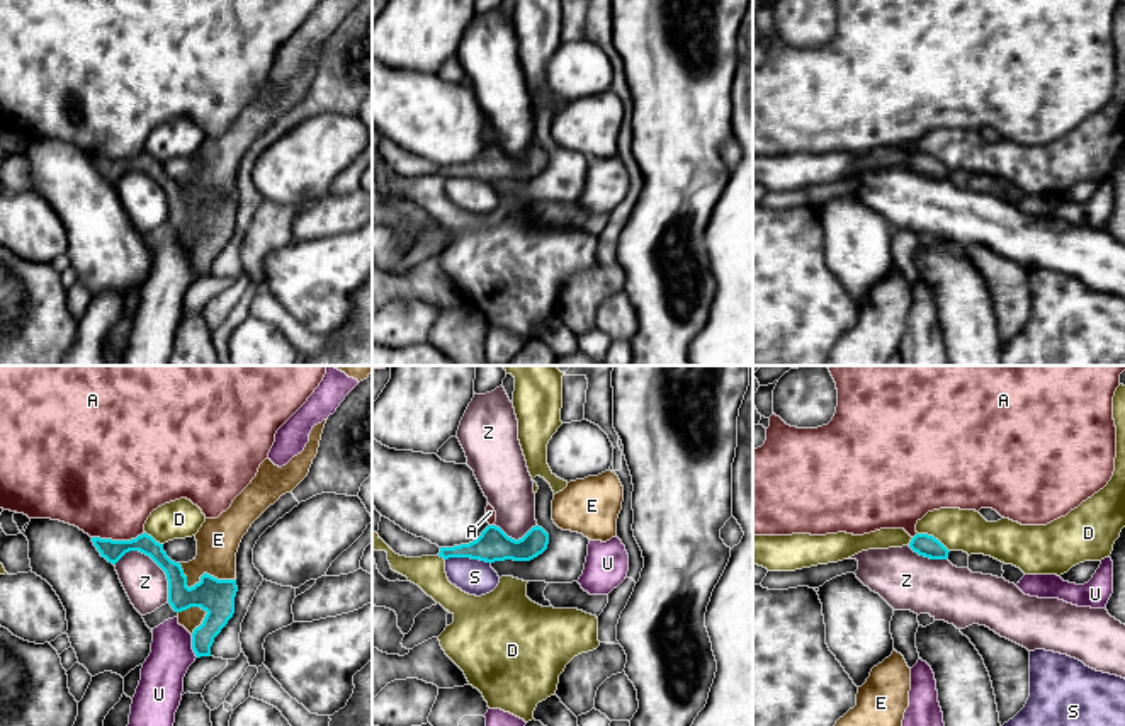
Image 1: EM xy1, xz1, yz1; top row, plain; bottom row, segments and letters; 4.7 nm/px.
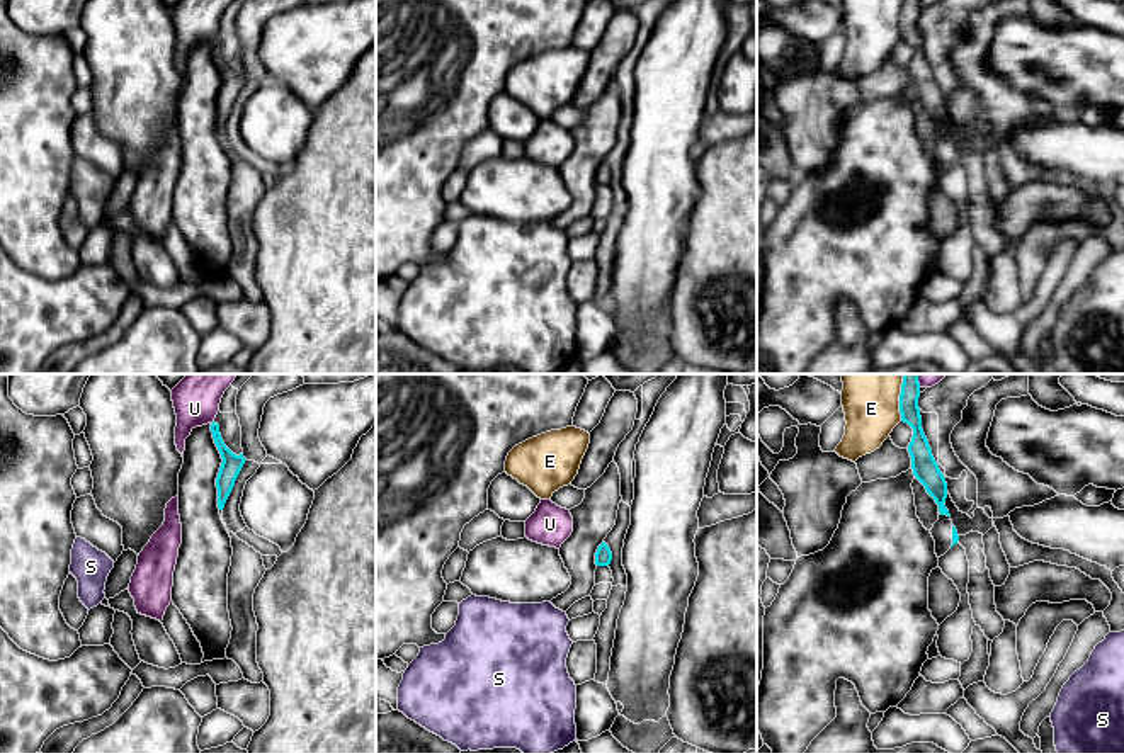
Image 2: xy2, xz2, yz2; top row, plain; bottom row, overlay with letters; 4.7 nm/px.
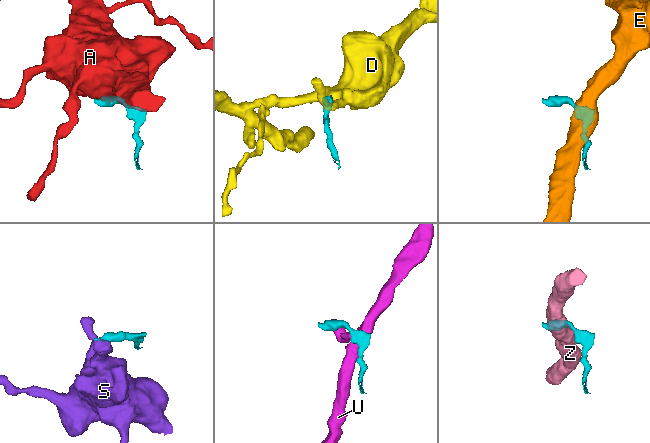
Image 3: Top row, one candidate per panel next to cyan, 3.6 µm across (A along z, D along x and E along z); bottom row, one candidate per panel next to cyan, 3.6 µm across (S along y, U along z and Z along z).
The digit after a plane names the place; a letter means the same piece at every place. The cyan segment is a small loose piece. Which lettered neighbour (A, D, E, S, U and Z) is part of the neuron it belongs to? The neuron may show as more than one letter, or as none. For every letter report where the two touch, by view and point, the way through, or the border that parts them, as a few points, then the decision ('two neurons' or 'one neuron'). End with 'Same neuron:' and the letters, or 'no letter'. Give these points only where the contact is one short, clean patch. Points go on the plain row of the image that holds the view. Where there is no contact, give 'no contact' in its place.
A: contact xy1 (118, 160); border xy1 (145, 152), (130, 158), (92, 157); two neurons
D: contact yz1 (932, 155); border yz1 (918, 152), (933, 155), (949, 170); two neurons
E: contact xy1 (201, 198); two neurons
S: contact xz1 (468, 175); border xz1 (446, 177), (478, 177), (490, 182); two neurons
U: contact xy1 (192, 266); border xy1 (191, 254), (191, 267), (197, 276); two neurons
Z: contact xy1 (153, 179); border xy1 (114, 182), (130, 170), (145, 172), (163, 191), (169, 220); two neurons
Same neuron: no letter

